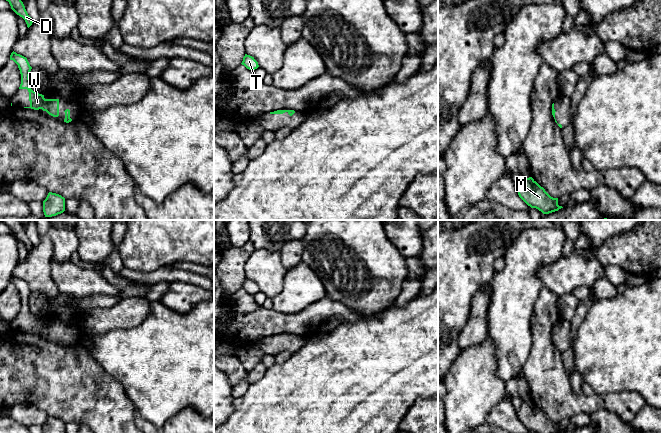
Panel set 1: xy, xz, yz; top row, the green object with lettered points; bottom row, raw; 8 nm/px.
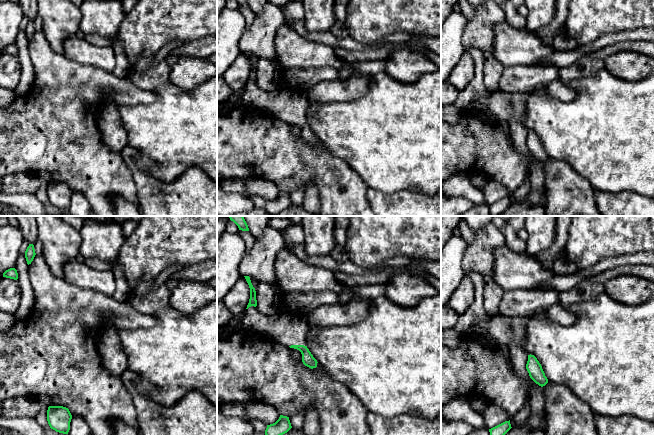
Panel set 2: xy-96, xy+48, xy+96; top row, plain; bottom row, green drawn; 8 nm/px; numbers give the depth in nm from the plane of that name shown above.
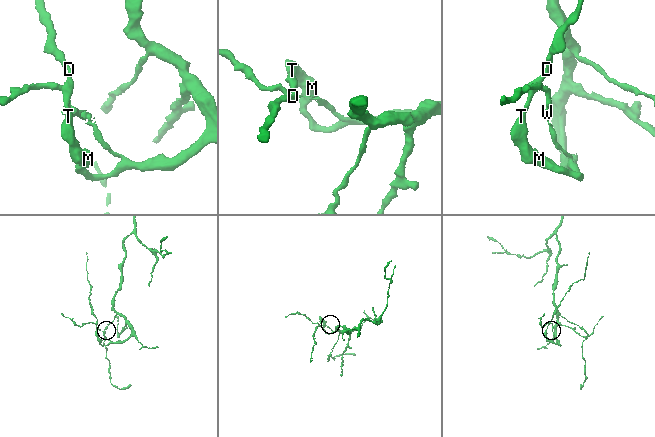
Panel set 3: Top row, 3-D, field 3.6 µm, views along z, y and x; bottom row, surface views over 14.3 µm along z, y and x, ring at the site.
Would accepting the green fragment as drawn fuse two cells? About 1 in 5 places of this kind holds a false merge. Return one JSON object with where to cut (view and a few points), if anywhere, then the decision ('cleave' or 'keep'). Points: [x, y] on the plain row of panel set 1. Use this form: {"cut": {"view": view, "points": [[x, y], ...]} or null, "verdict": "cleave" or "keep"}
{"cut": null, "verdict": "keep"}

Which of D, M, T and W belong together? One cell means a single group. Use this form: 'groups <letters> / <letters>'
groups D M T W

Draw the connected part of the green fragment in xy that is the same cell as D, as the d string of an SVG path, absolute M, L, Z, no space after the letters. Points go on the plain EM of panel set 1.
M0 220L0 221L9 226L11 233L17 239L19 239L25 244L28 252L32 249L33 245L31 241L28 239L25 230L19 220Z

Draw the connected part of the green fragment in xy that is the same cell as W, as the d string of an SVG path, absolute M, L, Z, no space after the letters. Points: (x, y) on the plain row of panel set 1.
M13 275L10 279L10 284L13 284L20 294L21 308L19 313L27 313L29 316L30 330L24 332L31 332L34 334L42 333L49 339L58 341L59 323L45 323L44 319L36 317L31 313L29 299L32 291L30 290L27 282Z

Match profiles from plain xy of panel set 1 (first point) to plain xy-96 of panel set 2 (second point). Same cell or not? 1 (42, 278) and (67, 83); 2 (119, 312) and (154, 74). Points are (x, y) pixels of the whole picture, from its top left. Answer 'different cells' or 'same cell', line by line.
1: same cell
2: same cell

